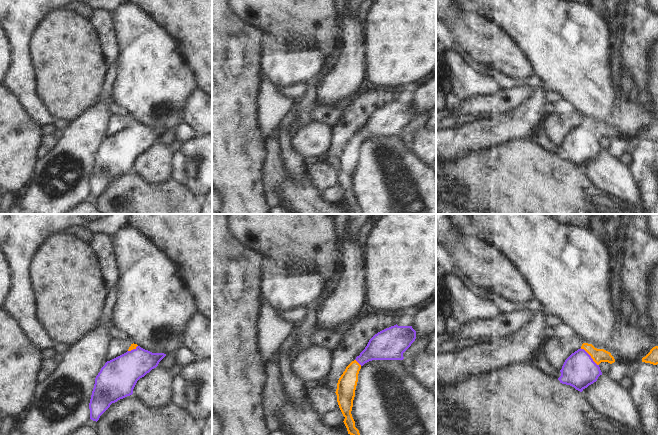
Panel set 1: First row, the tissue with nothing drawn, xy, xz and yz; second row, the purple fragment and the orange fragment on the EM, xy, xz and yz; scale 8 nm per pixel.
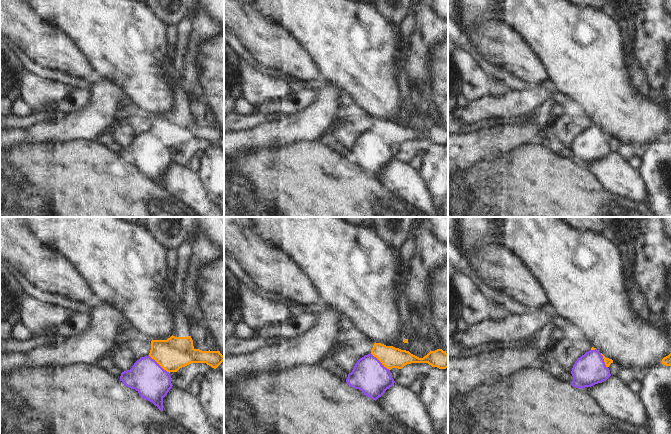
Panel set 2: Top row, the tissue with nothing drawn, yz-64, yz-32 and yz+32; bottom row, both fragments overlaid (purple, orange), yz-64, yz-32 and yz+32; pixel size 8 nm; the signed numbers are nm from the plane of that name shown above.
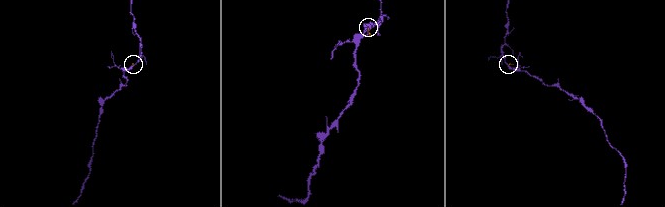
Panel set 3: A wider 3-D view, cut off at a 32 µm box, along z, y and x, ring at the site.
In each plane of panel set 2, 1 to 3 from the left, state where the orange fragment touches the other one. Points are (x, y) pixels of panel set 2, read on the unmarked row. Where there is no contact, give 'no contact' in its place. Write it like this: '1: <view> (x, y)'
1: yz-64 (158, 140)
2: yz-32 (379, 137)
3: yz+32 (603, 136)

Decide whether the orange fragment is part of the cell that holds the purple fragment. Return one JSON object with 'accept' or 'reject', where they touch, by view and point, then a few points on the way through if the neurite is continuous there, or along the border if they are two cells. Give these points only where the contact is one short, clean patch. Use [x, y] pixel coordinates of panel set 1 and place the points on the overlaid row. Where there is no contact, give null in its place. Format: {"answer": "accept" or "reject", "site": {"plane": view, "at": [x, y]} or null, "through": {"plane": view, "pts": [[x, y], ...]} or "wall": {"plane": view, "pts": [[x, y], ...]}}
{"answer": "accept", "site": {"plane": "yz", "at": [590, 356]}, "through": {"plane": "yz", "pts": [[579, 370], [590, 356], [598, 355]]}}

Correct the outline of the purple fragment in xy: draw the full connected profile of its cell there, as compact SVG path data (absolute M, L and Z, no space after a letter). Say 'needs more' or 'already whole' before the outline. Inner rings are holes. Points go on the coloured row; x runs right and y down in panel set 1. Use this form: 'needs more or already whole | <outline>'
needs more | M133 343L126 353L107 361L95 378L90 419L97 422L112 403L132 395L137 381L156 368L165 356Z

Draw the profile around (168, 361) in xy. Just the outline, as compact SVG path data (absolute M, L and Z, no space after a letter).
M177 351L168 353L158 364L160 367L171 368L174 365Z

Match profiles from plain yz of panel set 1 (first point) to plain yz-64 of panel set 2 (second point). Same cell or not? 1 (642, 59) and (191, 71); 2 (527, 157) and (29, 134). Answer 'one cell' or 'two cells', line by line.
1: one cell
2: two cells

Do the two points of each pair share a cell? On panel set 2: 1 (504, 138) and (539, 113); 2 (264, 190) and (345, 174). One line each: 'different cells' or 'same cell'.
1: same cell
2: same cell

